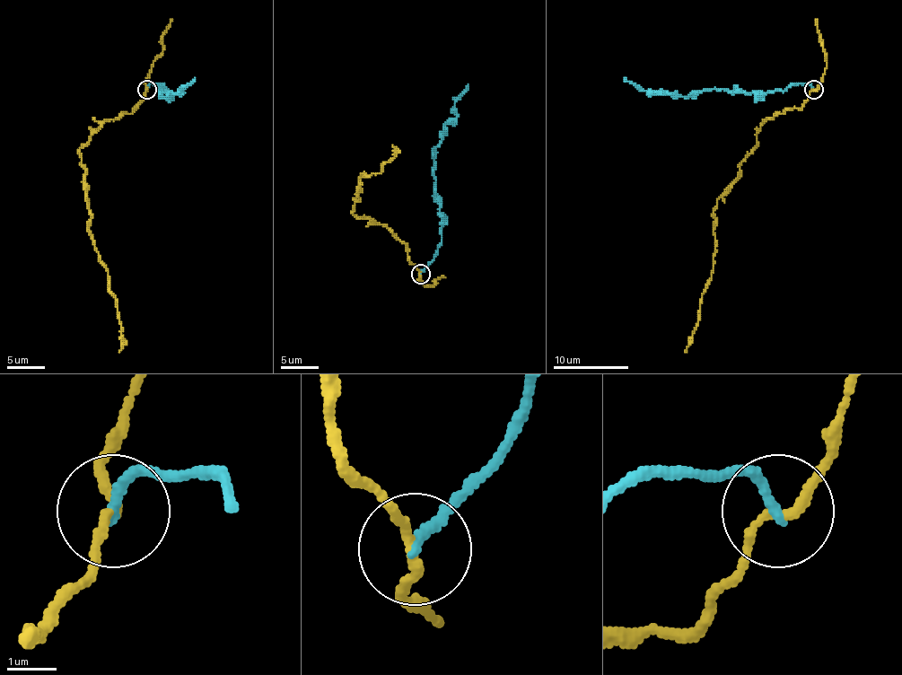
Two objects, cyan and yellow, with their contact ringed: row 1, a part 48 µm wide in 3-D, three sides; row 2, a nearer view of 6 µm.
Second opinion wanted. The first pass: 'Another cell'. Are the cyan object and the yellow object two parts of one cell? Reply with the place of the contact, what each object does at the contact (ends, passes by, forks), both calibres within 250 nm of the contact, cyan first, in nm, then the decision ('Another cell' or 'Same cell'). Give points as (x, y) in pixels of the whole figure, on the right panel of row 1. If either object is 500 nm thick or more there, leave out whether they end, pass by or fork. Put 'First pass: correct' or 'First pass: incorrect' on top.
First pass: correct
Place: (814, 90). At the ring cyan ends. At the ring yellow passes by. Thickness 200 nm (cyan) against 190 nm. Another cell

